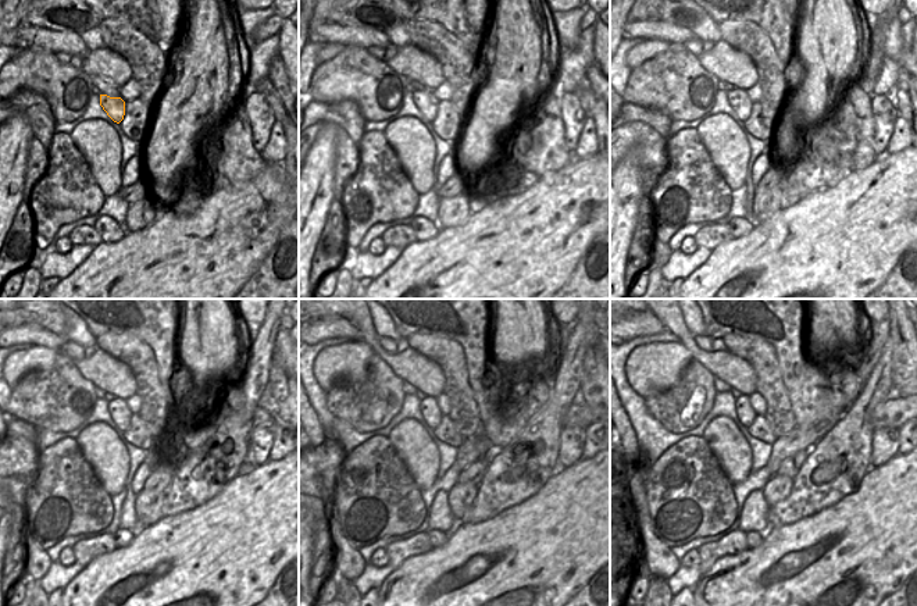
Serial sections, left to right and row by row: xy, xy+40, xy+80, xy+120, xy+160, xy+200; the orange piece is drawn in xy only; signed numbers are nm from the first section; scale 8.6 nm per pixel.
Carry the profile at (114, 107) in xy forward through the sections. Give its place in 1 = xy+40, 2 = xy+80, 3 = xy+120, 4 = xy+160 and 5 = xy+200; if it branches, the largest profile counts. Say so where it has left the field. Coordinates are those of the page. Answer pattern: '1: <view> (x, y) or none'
1: xy+40 (428, 104)
2: xy+80 (738, 99)
3: xy+120 (118, 409)
4: xy+160 (430, 409)
5: xy+200 (745, 413)

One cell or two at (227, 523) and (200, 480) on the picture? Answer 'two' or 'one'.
two

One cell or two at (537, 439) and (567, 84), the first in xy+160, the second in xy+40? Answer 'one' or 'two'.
two

